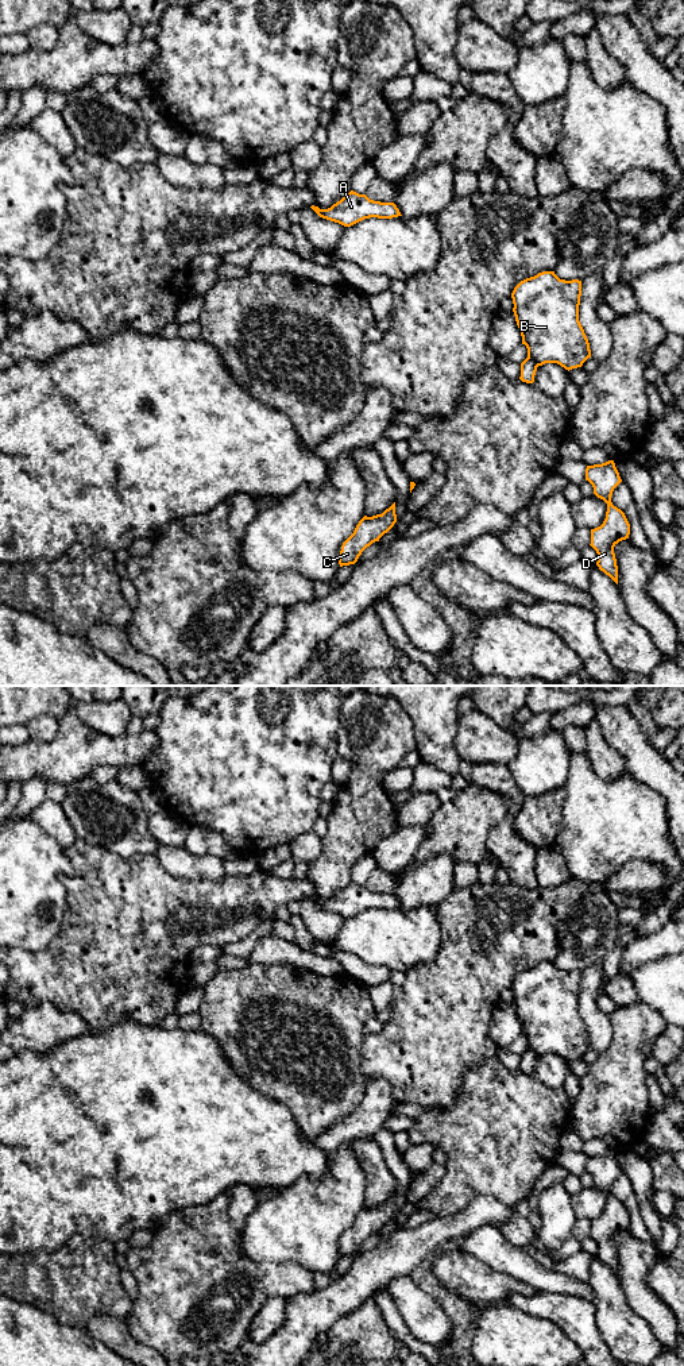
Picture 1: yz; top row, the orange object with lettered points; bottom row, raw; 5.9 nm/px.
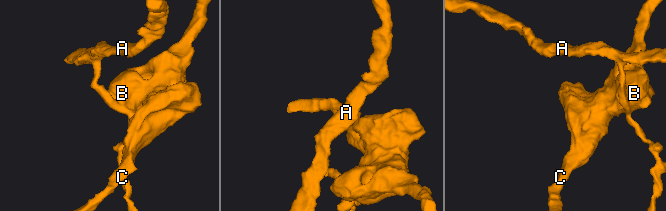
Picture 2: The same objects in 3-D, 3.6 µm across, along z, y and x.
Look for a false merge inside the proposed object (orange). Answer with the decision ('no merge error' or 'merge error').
no merge error

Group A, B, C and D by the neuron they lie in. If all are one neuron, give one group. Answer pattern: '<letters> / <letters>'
A B C D

